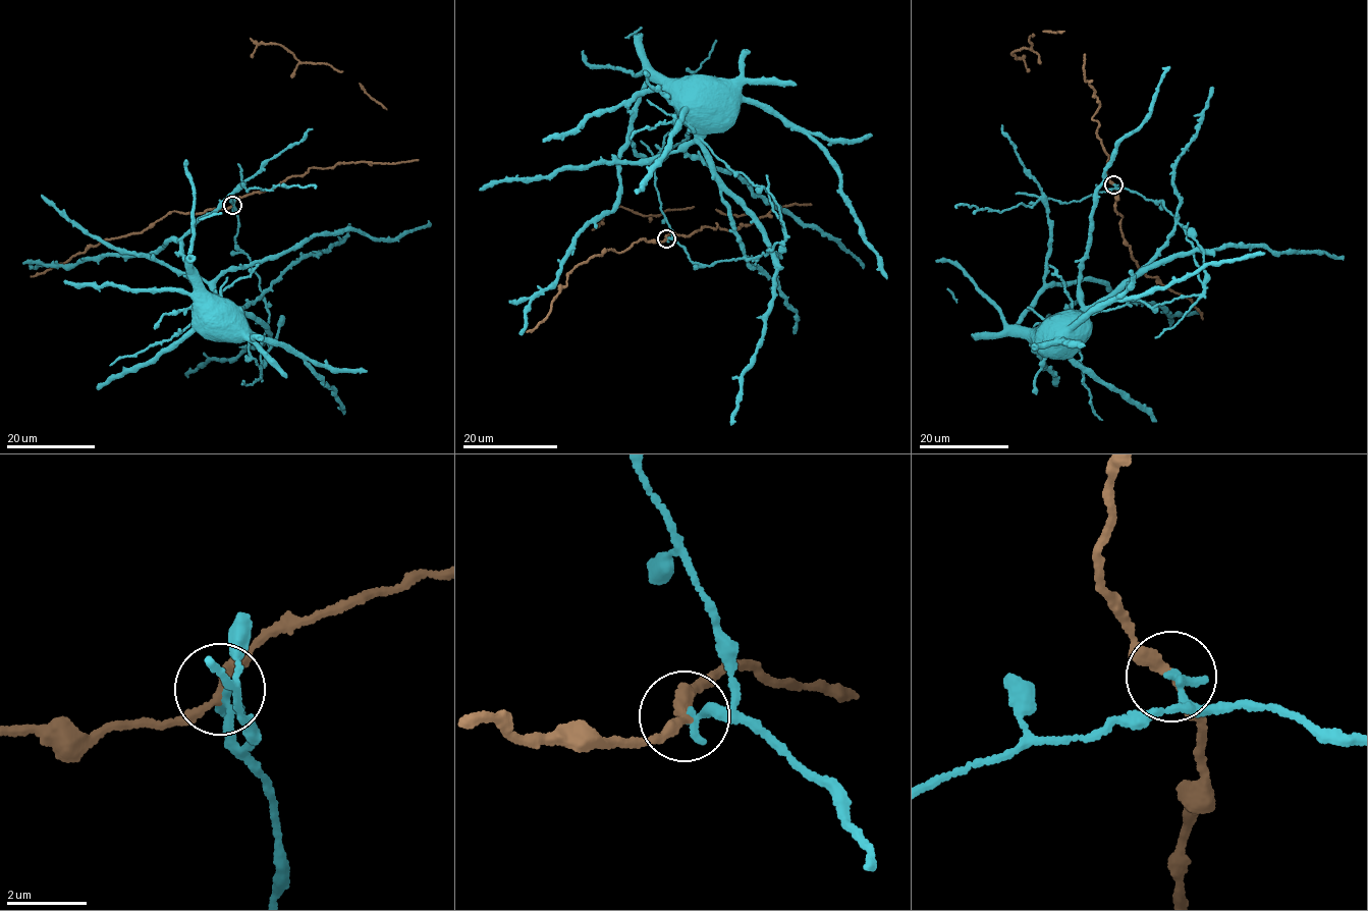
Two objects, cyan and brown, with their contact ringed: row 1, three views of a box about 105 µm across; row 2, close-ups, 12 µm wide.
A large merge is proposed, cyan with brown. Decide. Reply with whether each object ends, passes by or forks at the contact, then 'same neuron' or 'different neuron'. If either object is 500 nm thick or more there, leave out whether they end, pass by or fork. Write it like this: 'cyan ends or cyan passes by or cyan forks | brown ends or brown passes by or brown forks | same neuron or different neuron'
cyan ends | brown passes by | different neuron

